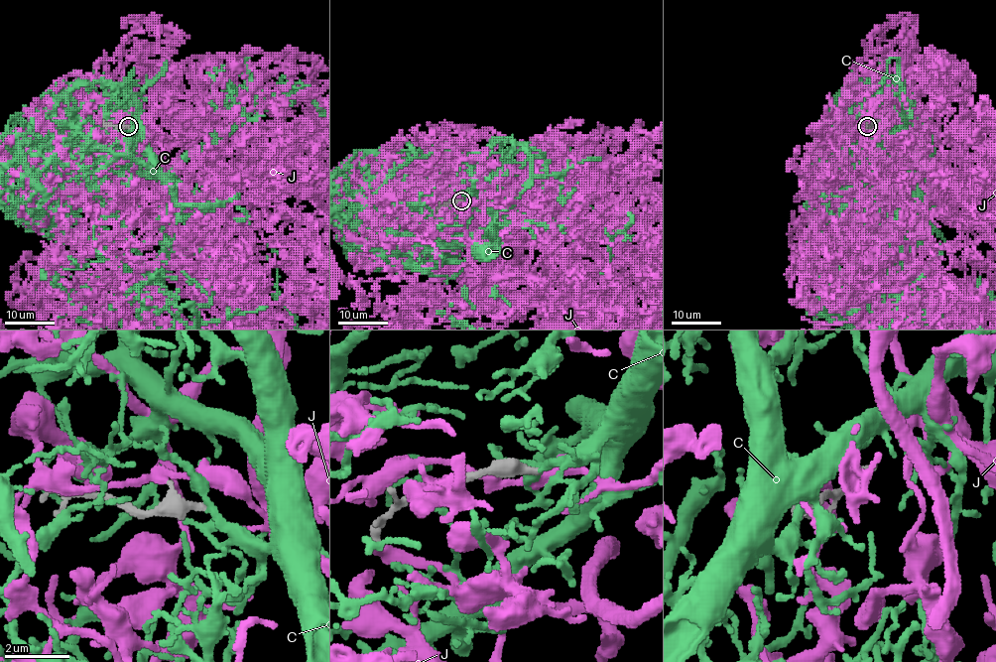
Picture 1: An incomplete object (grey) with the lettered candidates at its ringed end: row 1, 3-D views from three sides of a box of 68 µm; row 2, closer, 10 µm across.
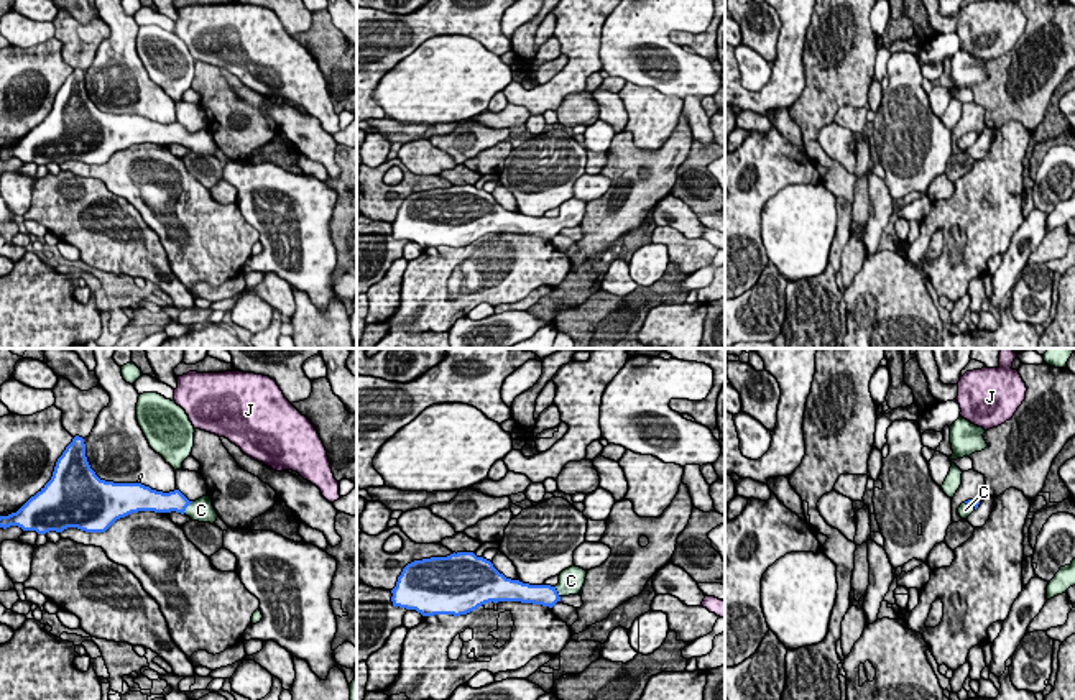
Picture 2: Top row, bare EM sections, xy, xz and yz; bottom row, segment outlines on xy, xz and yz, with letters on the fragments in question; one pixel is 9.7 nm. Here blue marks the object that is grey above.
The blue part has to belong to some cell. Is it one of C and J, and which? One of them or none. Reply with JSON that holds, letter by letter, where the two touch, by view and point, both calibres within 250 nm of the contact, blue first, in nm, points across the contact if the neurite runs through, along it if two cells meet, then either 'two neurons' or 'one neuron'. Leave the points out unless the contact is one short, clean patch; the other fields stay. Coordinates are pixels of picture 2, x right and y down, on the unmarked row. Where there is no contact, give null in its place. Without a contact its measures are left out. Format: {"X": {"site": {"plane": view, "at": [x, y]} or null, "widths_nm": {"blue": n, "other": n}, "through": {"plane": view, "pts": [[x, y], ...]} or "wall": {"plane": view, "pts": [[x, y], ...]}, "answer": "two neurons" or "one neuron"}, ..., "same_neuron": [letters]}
{"C": {"site": {"plane": "xy", "at": [186, 138]}, "widths_nm": {"blue": 190, "other": 240}, "through": {"plane": "xy", "pts": [[175, 132], [186, 138], [201, 142]]}, "answer": "one neuron"}, "J": {"site": null, "answer": "two neurons"}, "same_neuron": ["C"]}

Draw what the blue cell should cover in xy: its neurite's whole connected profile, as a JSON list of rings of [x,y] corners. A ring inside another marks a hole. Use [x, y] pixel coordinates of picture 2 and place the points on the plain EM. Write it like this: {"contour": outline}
{"contour": [[[76,67],[58,90],[51,112],[16,145],[0,148],[0,159],[18,158],[23,163],[36,163],[38,166],[49,163],[62,164],[67,159],[77,159],[85,164],[105,164],[117,151],[138,143],[176,143],[189,148],[192,153],[210,156],[215,156],[219,150],[209,127],[189,133],[179,122],[163,125],[141,115],[100,112],[87,94],[84,71]]]}

